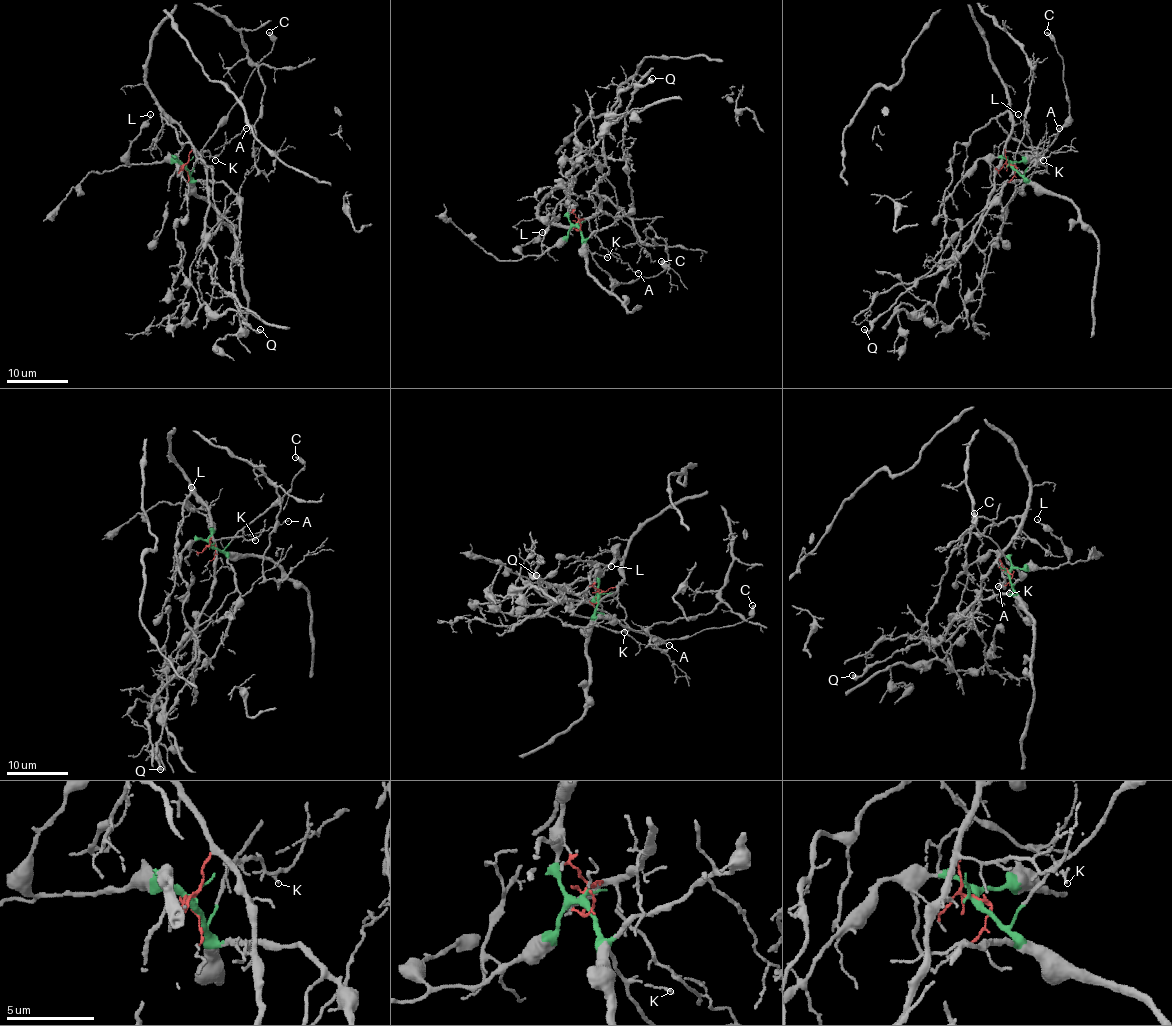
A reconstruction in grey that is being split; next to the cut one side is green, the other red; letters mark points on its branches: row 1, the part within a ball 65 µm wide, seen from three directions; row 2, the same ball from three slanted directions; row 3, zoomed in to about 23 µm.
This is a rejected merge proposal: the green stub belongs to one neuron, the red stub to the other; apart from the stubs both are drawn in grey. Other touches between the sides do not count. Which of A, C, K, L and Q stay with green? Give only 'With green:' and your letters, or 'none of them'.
With green: C, K, L, Q

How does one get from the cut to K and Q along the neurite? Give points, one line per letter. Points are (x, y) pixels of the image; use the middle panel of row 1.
K: (578, 227), (591, 251), (608, 257)
Q: (578, 227), (586, 239), (628, 214), (632, 197), (629, 168), (622, 148), (626, 106), (631, 95), (653, 78)

